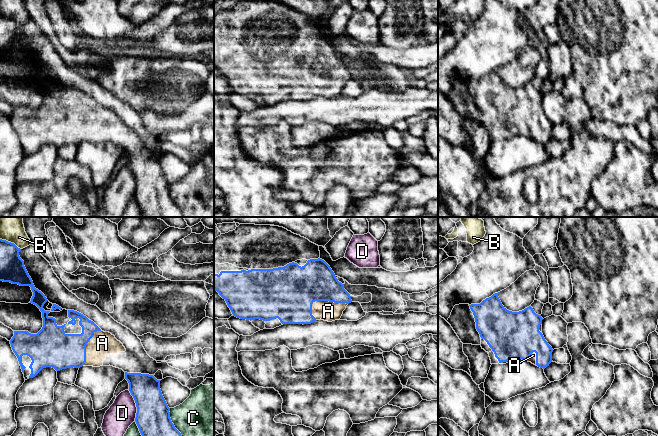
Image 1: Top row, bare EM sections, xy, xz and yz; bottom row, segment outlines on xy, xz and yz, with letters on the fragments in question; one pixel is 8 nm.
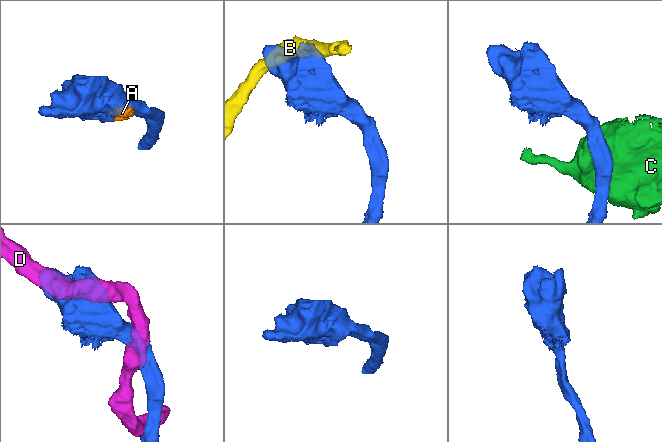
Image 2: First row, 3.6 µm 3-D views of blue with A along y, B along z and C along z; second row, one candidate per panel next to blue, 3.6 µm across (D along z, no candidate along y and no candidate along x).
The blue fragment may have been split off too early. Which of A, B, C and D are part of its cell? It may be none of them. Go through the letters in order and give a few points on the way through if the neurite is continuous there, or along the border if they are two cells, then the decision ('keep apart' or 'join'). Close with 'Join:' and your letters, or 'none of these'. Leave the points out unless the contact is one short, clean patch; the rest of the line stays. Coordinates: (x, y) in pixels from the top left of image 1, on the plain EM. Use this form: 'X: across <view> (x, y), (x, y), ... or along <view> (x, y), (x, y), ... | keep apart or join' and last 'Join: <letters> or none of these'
A: join
B: keep apart
C: keep apart
D: keep apart
Join: A

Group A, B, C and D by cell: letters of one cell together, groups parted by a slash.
A / B / C / D

